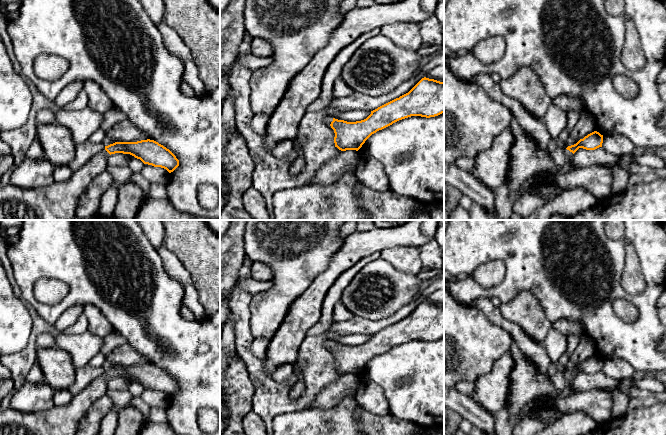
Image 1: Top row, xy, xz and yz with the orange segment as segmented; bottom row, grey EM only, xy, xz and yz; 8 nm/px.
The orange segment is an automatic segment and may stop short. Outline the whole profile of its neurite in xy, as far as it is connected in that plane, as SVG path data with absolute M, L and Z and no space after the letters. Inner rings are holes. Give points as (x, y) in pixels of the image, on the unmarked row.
M154 364L115 366L74 395L65 407L54 406L36 413L23 413L8 407L0 412L0 435L75 435L90 406L106 395L107 382L115 377L130 378L144 388L164 392L169 397L179 390L176 380Z

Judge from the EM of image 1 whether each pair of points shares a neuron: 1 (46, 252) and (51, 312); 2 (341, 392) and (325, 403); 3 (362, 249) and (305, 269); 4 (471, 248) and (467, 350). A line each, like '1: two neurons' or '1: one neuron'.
1: one neuron
2: one neuron
3: two neurons
4: two neurons

